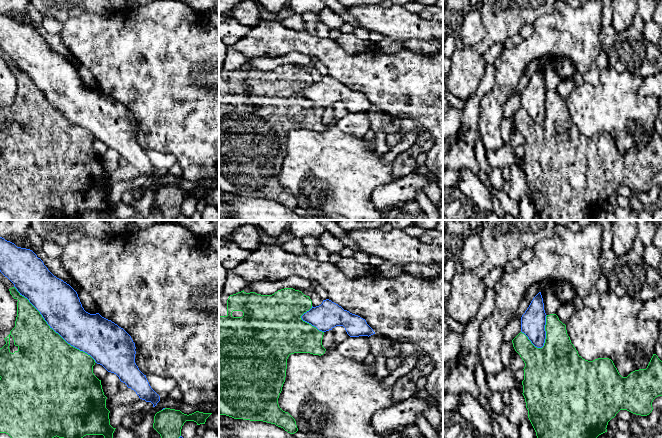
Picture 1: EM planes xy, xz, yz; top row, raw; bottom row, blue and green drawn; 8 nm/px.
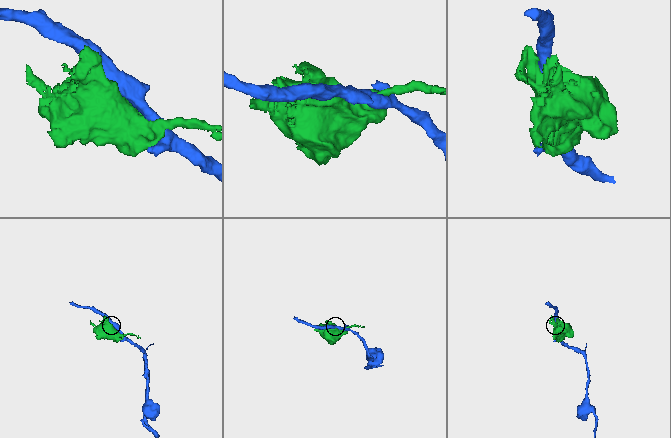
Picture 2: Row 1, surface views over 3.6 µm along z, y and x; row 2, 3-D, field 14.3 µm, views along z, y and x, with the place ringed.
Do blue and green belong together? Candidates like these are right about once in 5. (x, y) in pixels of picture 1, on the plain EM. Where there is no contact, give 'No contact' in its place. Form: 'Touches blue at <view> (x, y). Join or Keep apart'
Touches blue at xy (53, 105). Keep apart

